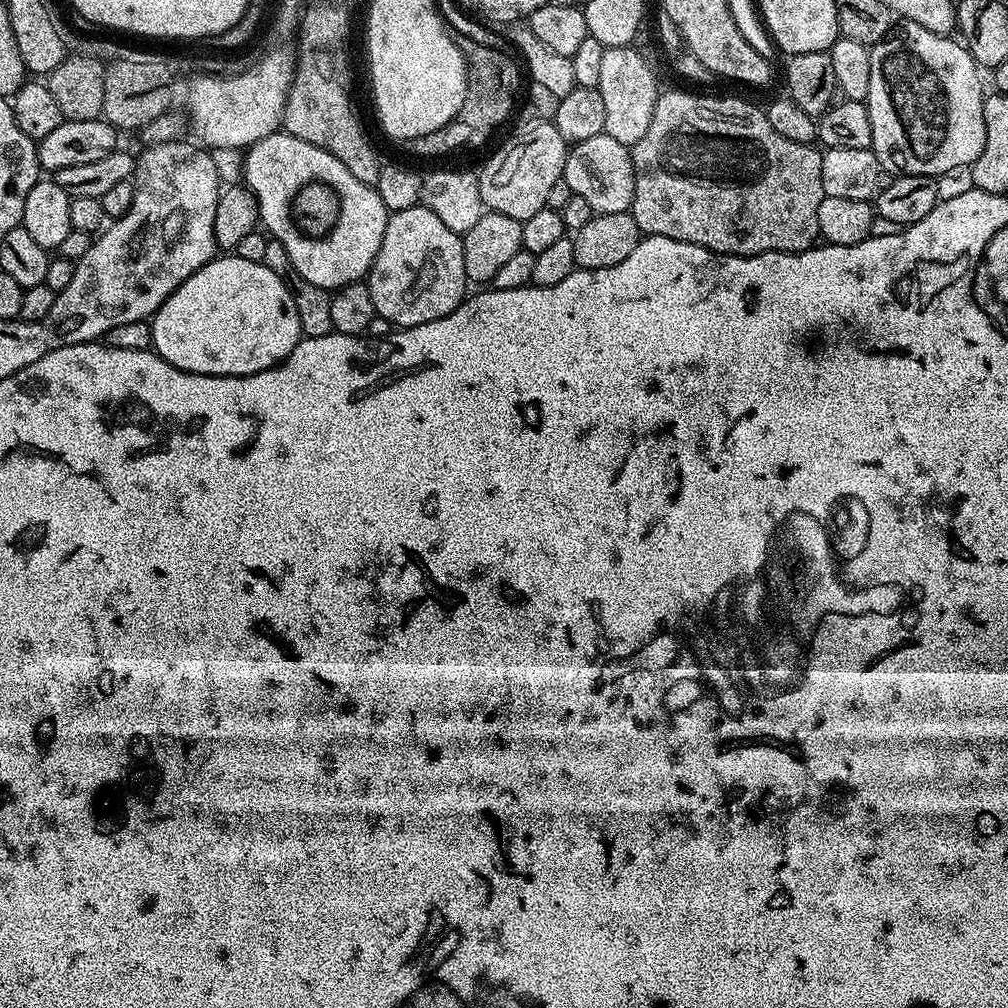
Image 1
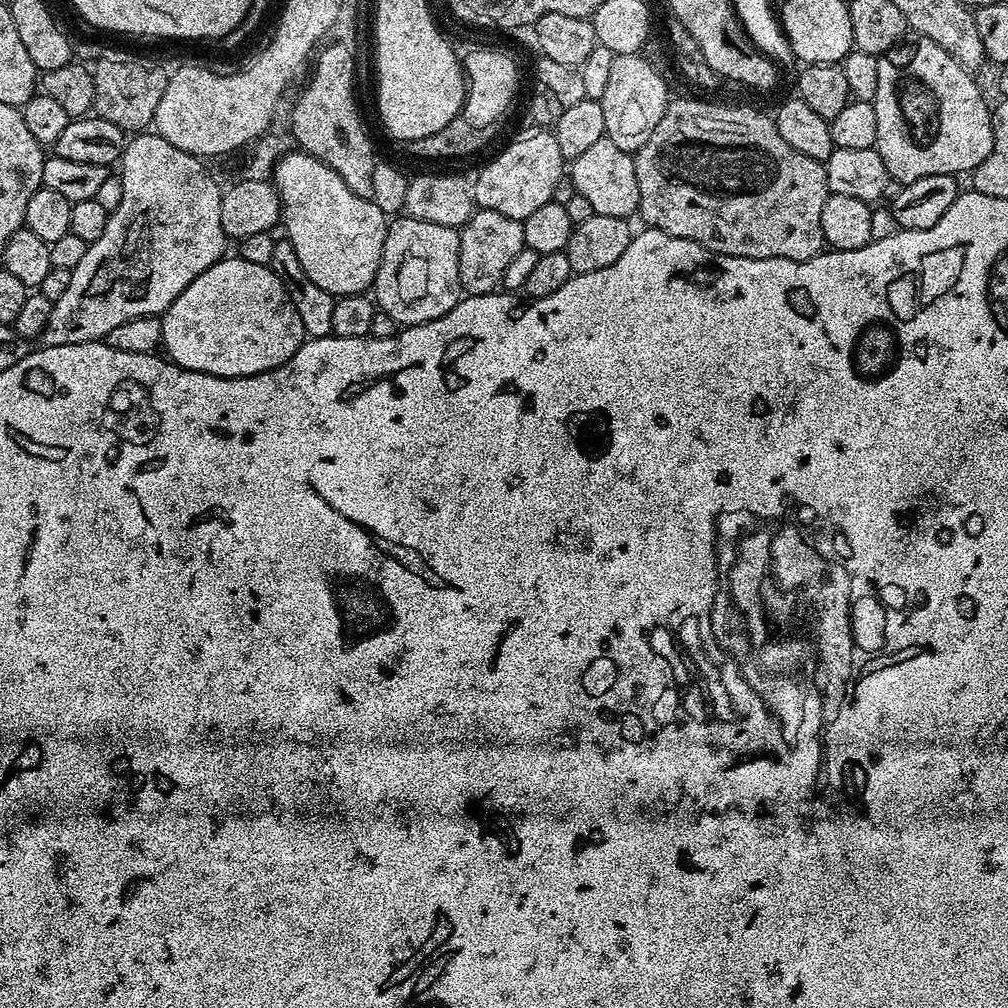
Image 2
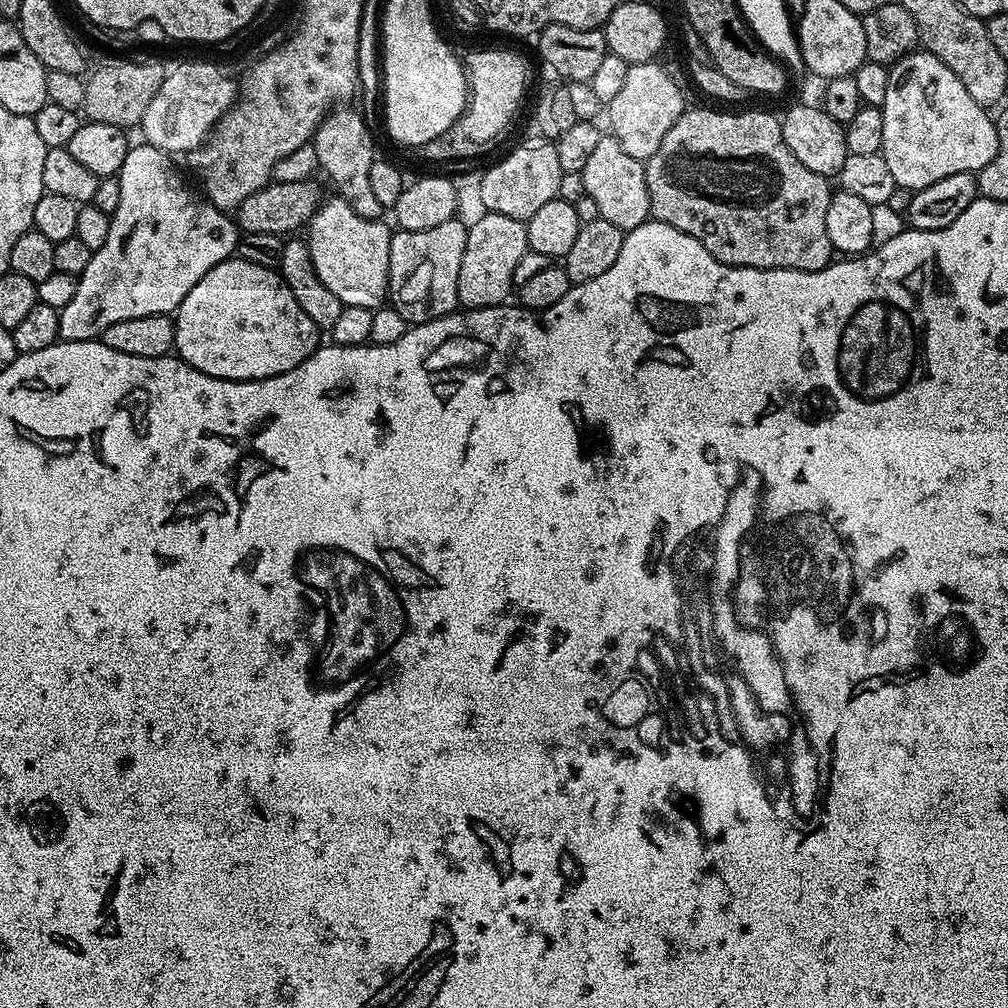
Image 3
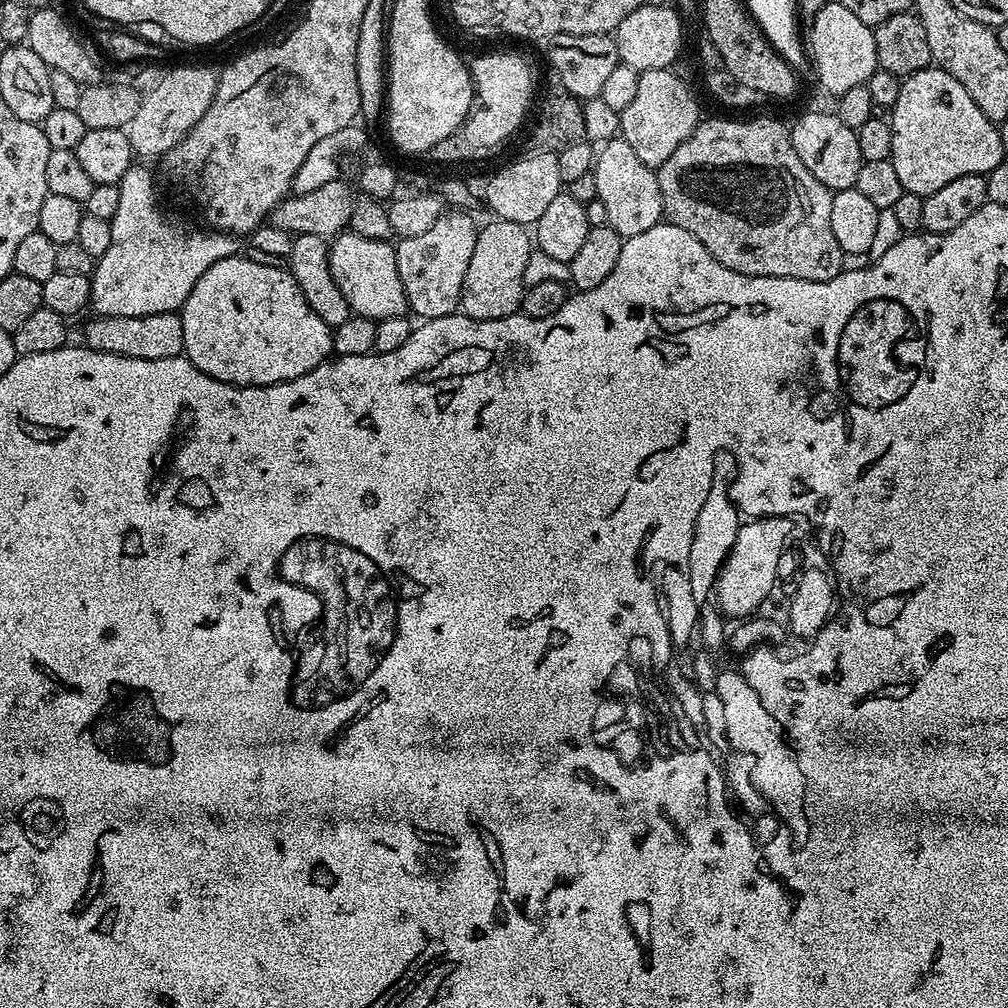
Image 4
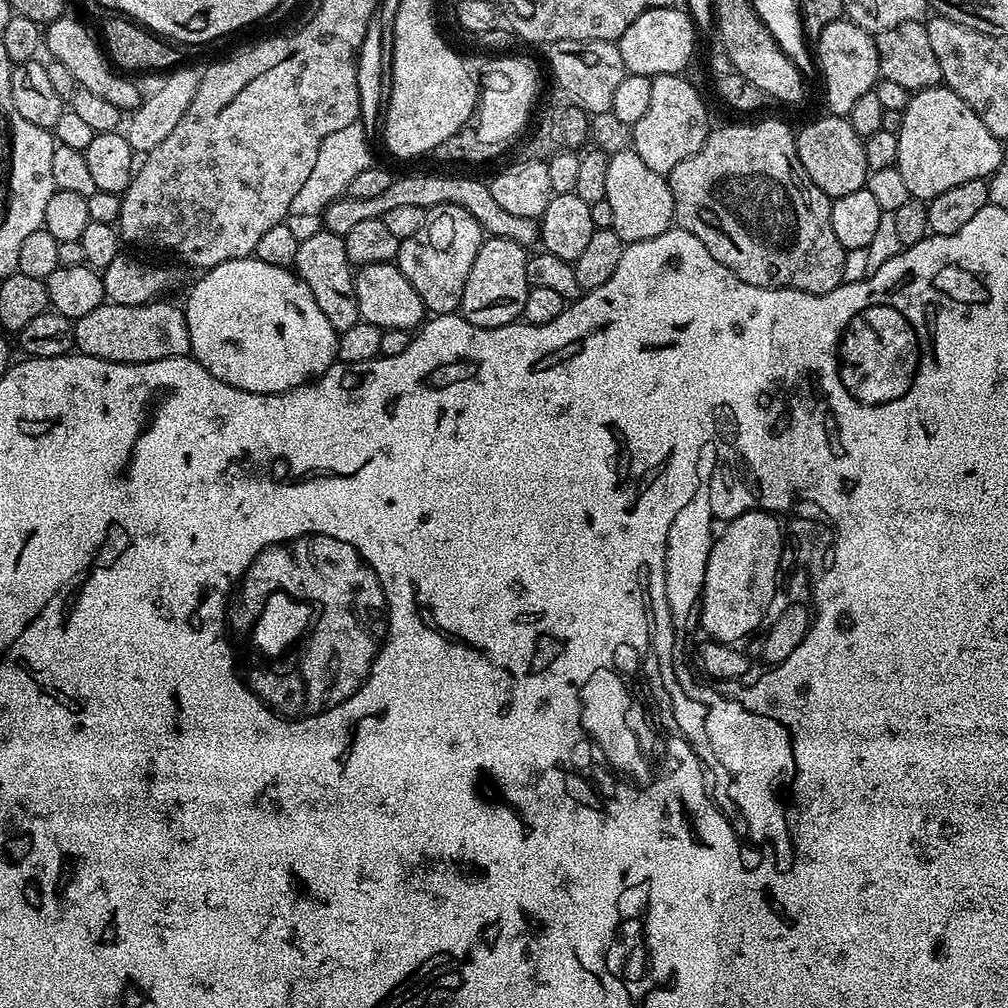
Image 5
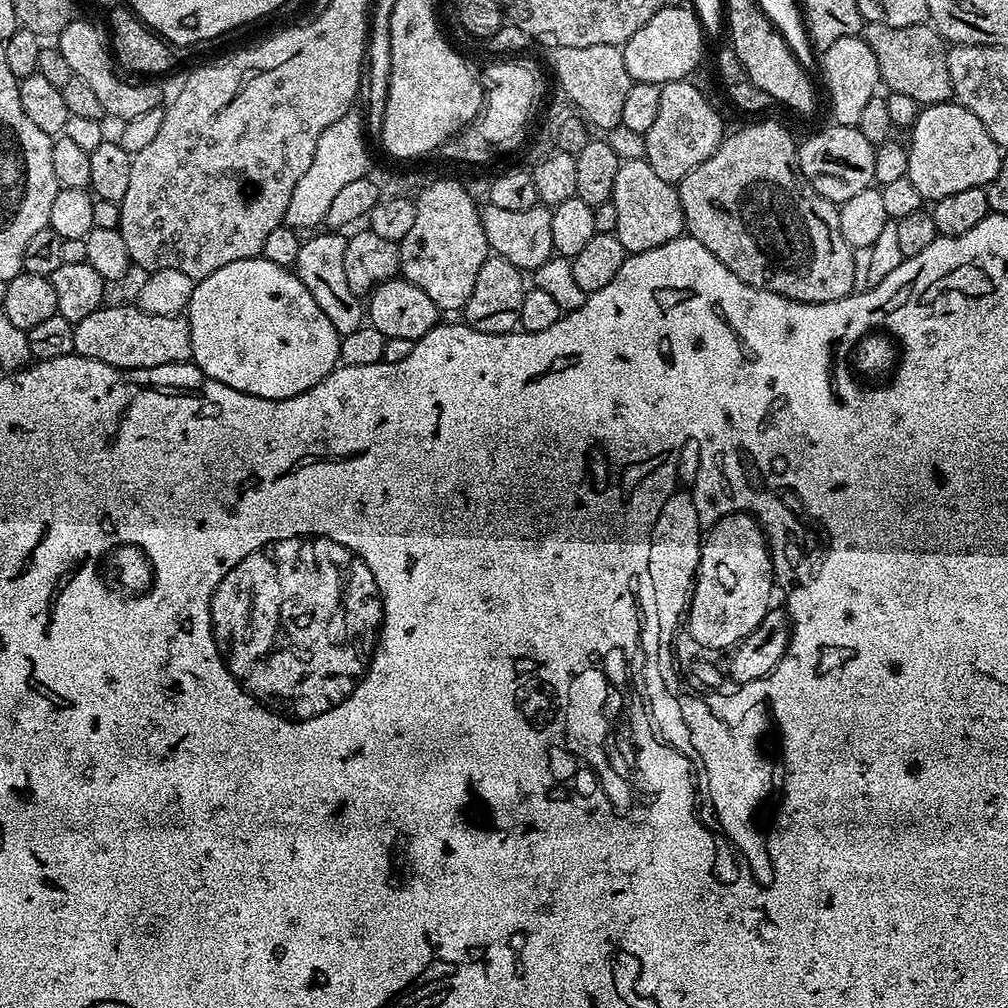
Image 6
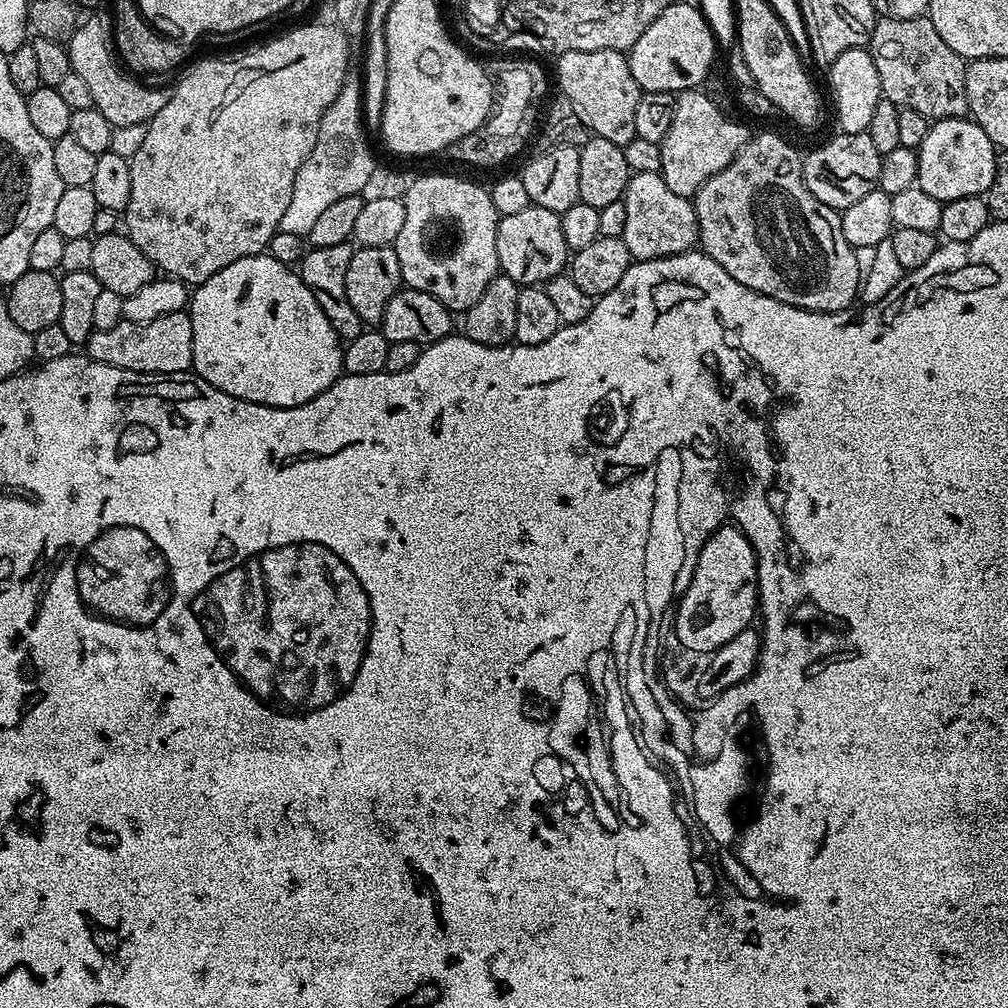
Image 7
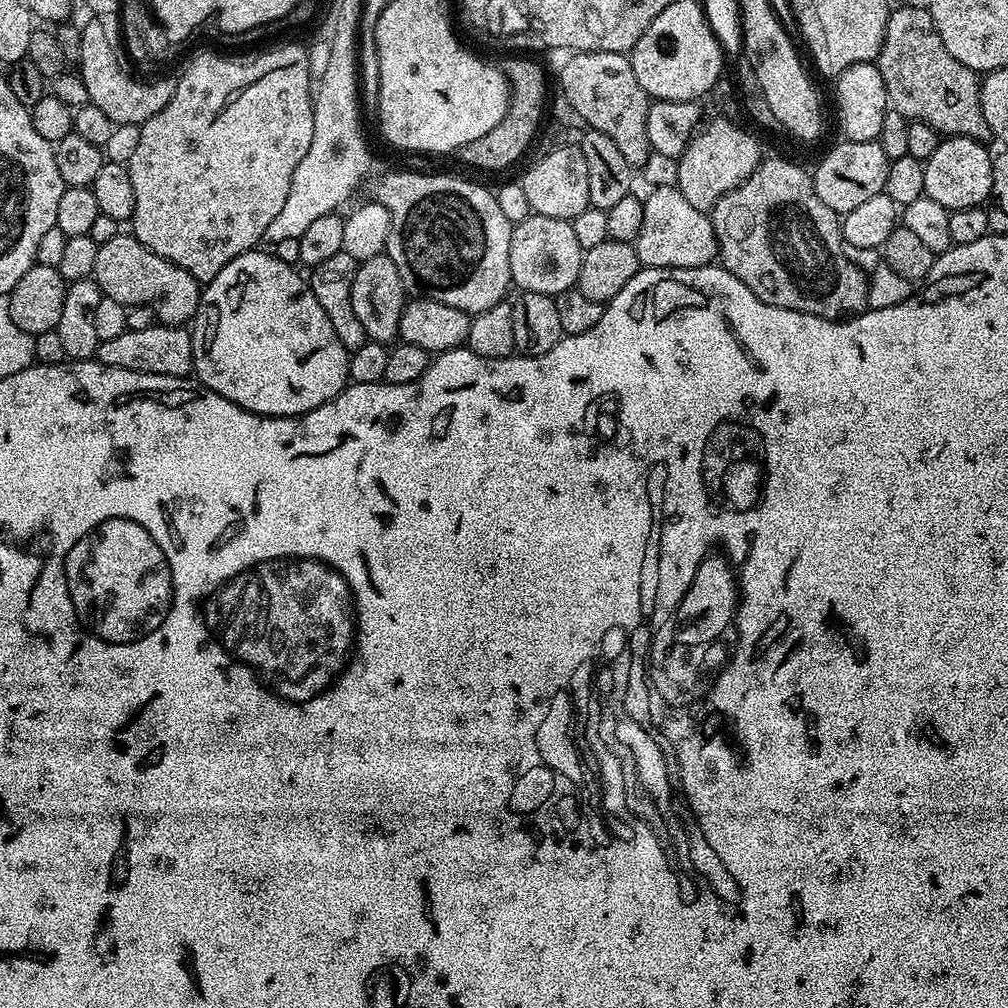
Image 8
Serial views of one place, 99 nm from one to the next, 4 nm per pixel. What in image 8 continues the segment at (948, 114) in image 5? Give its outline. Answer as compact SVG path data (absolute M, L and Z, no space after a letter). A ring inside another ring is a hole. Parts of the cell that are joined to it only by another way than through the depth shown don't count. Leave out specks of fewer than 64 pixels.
M949 136L941 139L938 150L923 161L924 195L934 198L938 206L957 212L963 208L981 207L992 195L993 153L984 149L981 141L969 136Z

